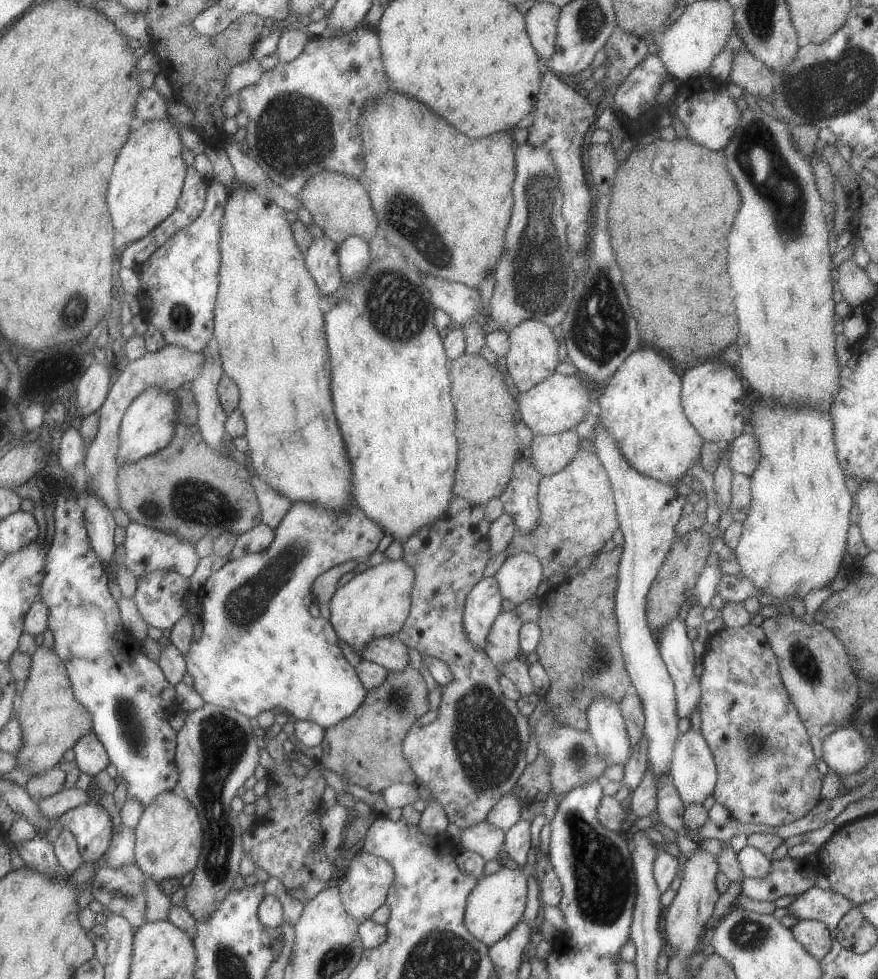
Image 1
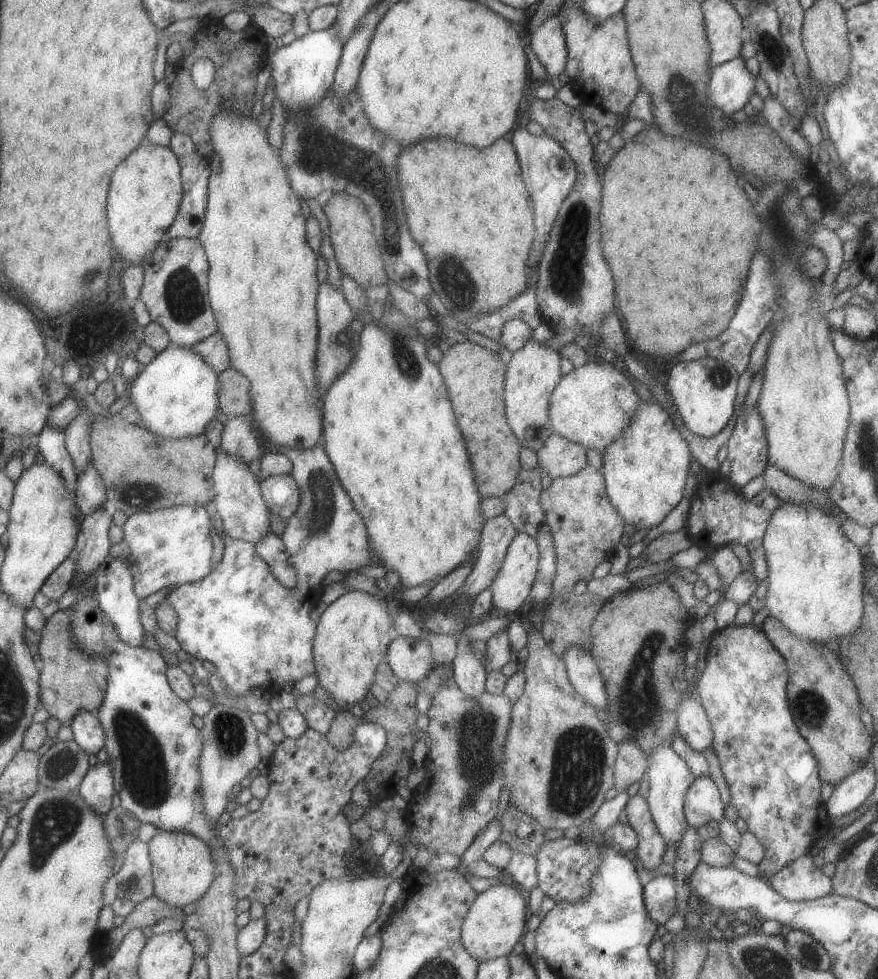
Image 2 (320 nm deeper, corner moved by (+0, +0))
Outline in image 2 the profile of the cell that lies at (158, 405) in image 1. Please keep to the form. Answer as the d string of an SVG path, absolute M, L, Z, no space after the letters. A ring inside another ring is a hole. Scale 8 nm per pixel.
M170 346L156 354L129 386L128 397L139 415L139 425L161 438L205 435L205 426L219 412L217 374L189 348Z

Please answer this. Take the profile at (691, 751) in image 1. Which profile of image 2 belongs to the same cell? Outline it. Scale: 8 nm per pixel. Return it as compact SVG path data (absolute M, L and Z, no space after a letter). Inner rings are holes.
M697 776L689 784L684 797L684 818L688 826L697 829L709 820L724 818L719 790L710 776Z

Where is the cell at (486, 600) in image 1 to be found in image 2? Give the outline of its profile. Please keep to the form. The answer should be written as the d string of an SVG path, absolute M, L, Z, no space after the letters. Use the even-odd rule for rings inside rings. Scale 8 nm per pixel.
M457 635L457 642L455 642L455 657L451 662L451 672L455 684L459 686L459 690L465 694L465 696L479 696L485 688L486 671L484 665L475 658L471 647L471 638L463 635Z

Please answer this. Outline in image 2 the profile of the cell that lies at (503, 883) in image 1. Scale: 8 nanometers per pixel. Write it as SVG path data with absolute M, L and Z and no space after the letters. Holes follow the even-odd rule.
M497 882L495 886L477 893L471 902L469 910L462 921L460 929L463 948L478 962L509 955L513 946L521 938L525 927L525 902L523 894L517 892L513 886Z

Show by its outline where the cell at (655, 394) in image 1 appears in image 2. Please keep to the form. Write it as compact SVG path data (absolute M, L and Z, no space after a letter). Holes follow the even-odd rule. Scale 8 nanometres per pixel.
M638 400L631 422L603 448L600 471L605 493L625 524L631 524L636 531L657 527L682 498L691 452L673 426L671 416L657 404Z

